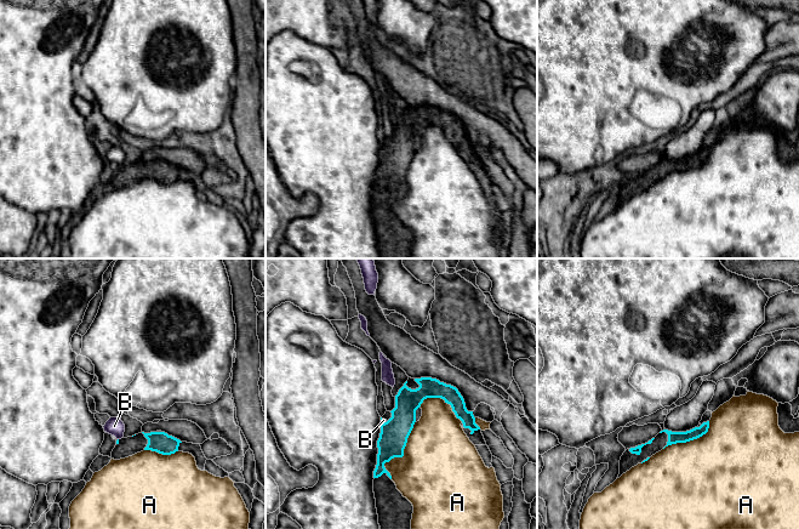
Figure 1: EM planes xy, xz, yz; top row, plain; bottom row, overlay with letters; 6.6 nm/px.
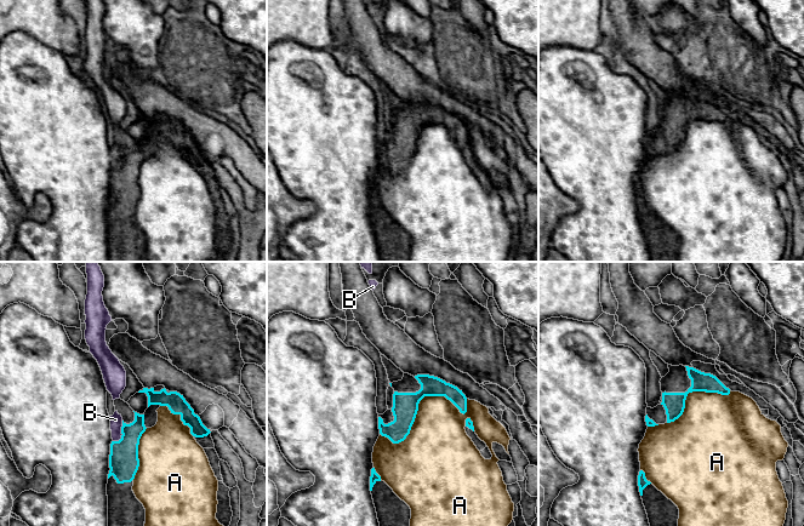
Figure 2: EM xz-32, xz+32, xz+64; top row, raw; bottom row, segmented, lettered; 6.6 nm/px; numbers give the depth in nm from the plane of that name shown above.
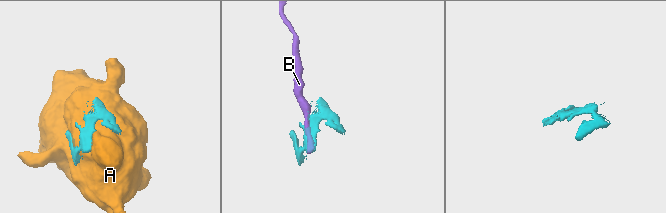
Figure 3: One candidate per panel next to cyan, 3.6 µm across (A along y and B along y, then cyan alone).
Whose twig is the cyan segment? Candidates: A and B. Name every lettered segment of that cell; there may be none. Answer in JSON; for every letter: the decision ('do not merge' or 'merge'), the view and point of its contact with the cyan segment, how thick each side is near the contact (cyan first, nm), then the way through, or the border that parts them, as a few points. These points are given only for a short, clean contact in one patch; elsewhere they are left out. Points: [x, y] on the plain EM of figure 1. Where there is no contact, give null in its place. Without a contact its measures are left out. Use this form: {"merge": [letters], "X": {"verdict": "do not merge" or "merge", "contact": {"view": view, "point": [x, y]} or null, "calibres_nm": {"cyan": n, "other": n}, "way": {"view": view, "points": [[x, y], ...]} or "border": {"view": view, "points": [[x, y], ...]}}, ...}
{"merge": [], "A": {"verdict": "do not merge", "contact": {"view": "xz", "point": [403, 183]}, "calibres_nm": {"cyan": 190, "other": 500}}, "B": {"verdict": "do not merge", "contact": {"view": "xz", "point": [382, 151]}, "calibres_nm": {"cyan": 190, "other": 20}, "border": {"view": "xz", "points": [[381, 147], [383, 151], [387, 149]]}}}

